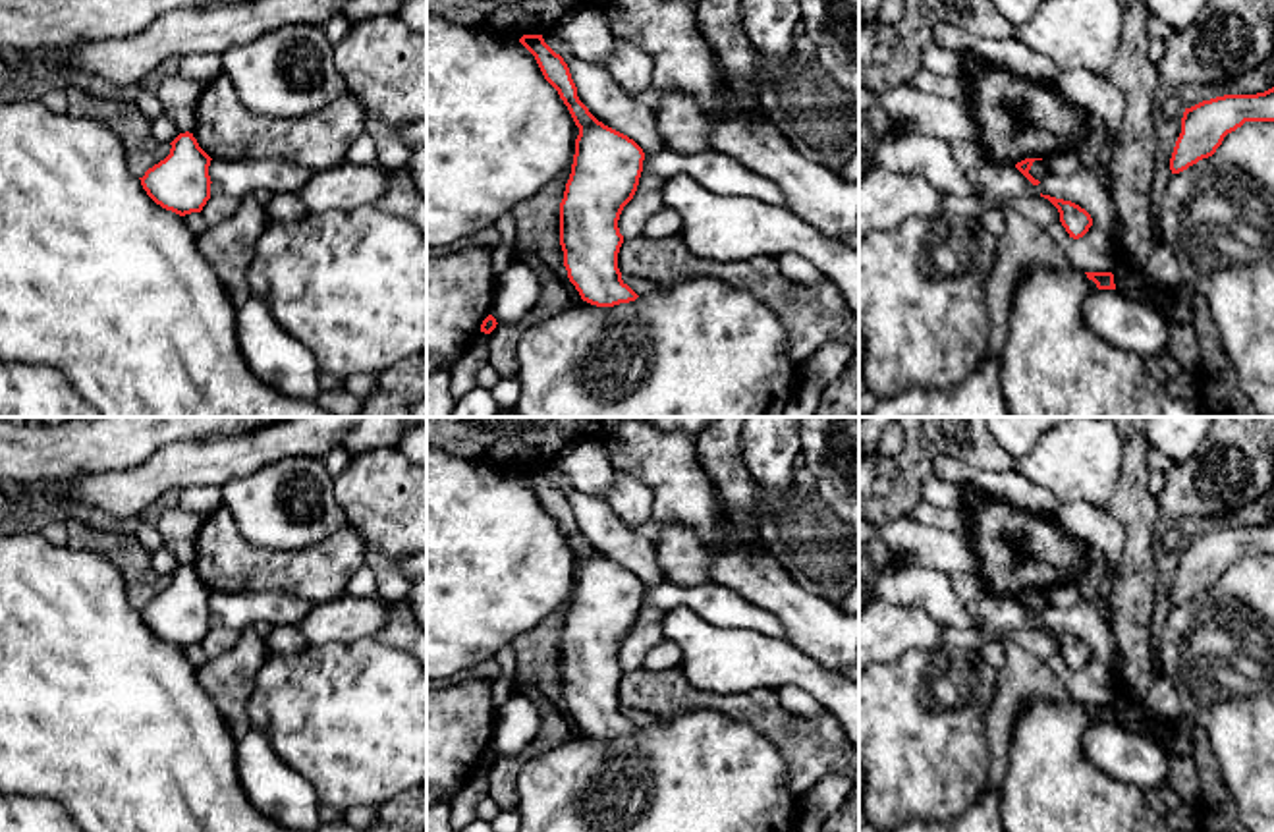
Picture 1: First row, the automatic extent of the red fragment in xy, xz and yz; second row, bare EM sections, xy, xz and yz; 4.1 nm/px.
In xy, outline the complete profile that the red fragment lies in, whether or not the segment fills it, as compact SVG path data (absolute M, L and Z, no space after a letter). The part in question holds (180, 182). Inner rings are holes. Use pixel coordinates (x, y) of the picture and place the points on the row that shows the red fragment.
M180 133L170 154L149 168L141 180L147 195L180 216L201 212L210 199L210 156L199 147L193 133Z

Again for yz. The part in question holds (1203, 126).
M1274 87L1257 95L1224 95L1185 108L1170 170L1179 174L1222 145L1245 122L1274 122Z

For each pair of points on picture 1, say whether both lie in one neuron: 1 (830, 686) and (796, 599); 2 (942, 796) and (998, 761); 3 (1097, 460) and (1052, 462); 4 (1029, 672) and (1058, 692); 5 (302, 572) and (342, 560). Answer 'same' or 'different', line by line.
1: different
2: different
3: same
4: same
5: same

